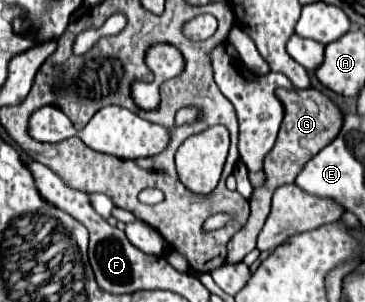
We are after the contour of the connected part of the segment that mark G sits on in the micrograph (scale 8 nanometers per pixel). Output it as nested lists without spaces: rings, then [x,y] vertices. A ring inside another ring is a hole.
[[[307,88],[307,90],[275,90],[275,96],[281,100],[285,108],[285,118],[277,136],[275,146],[263,160],[263,170],[267,174],[265,186],[257,188],[251,198],[251,216],[249,216],[249,252],[257,244],[257,236],[269,216],[271,208],[271,196],[279,186],[293,184],[295,176],[303,170],[303,162],[307,162],[311,156],[315,156],[321,148],[325,148],[329,142],[335,140],[335,136],[341,130],[343,114],[341,110],[319,90]]]

